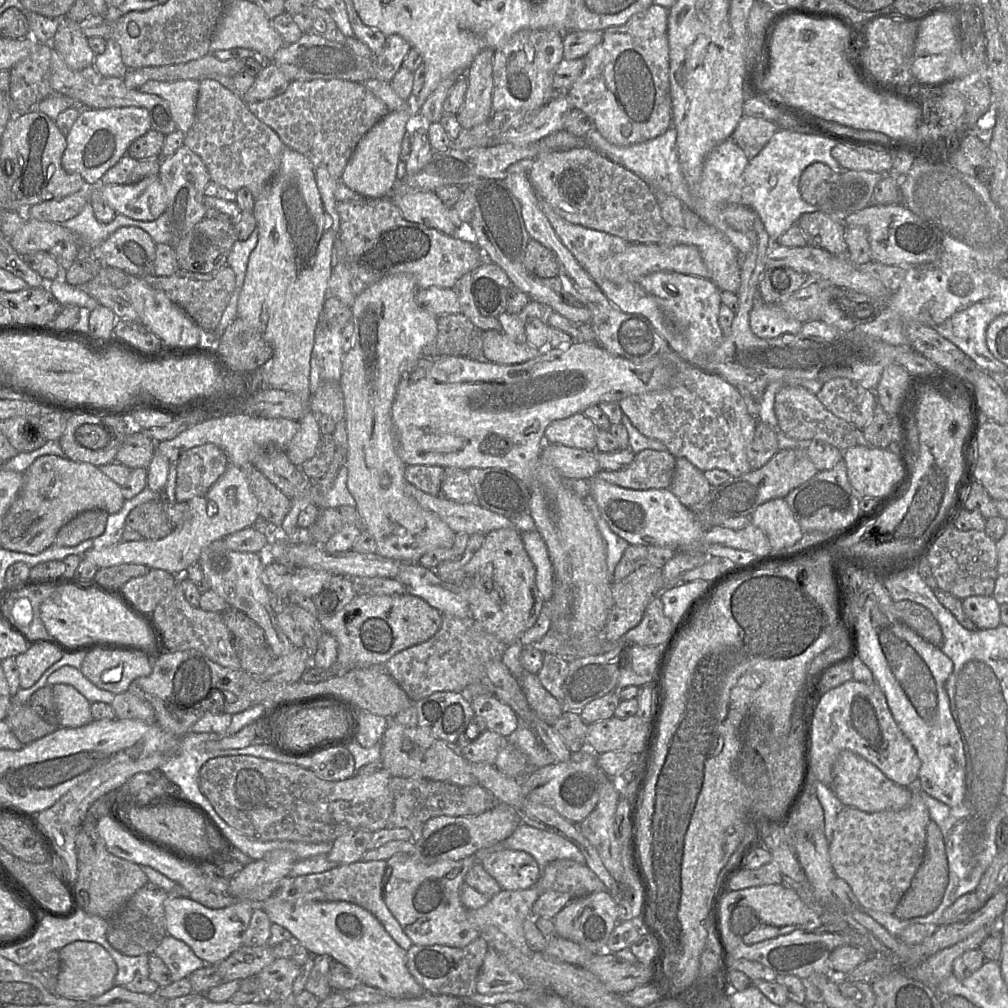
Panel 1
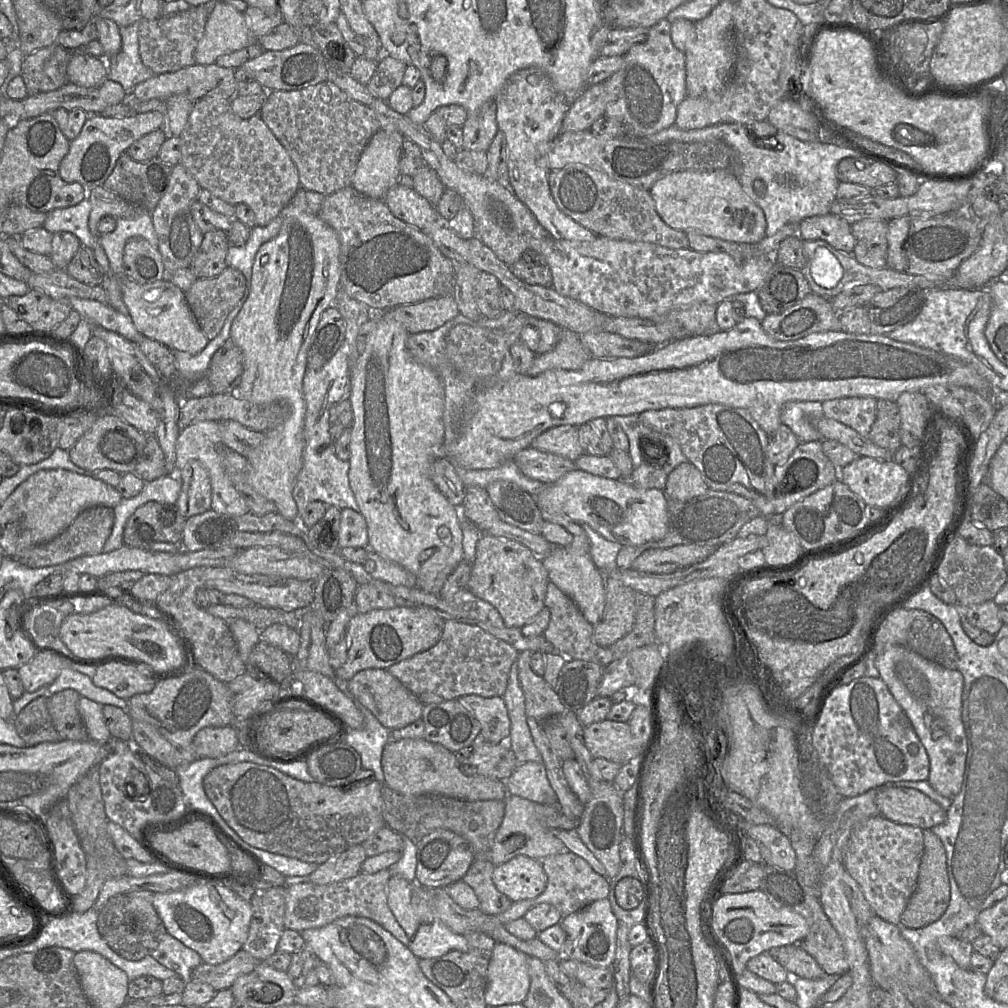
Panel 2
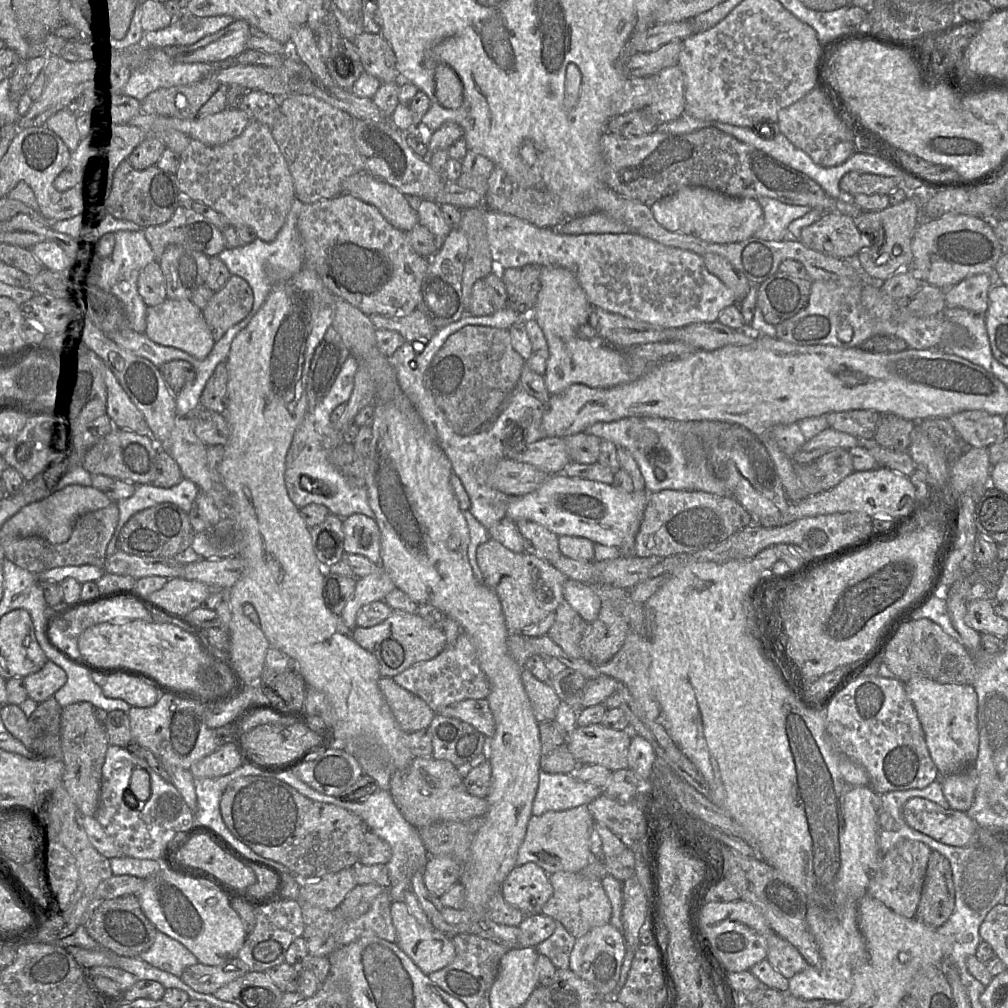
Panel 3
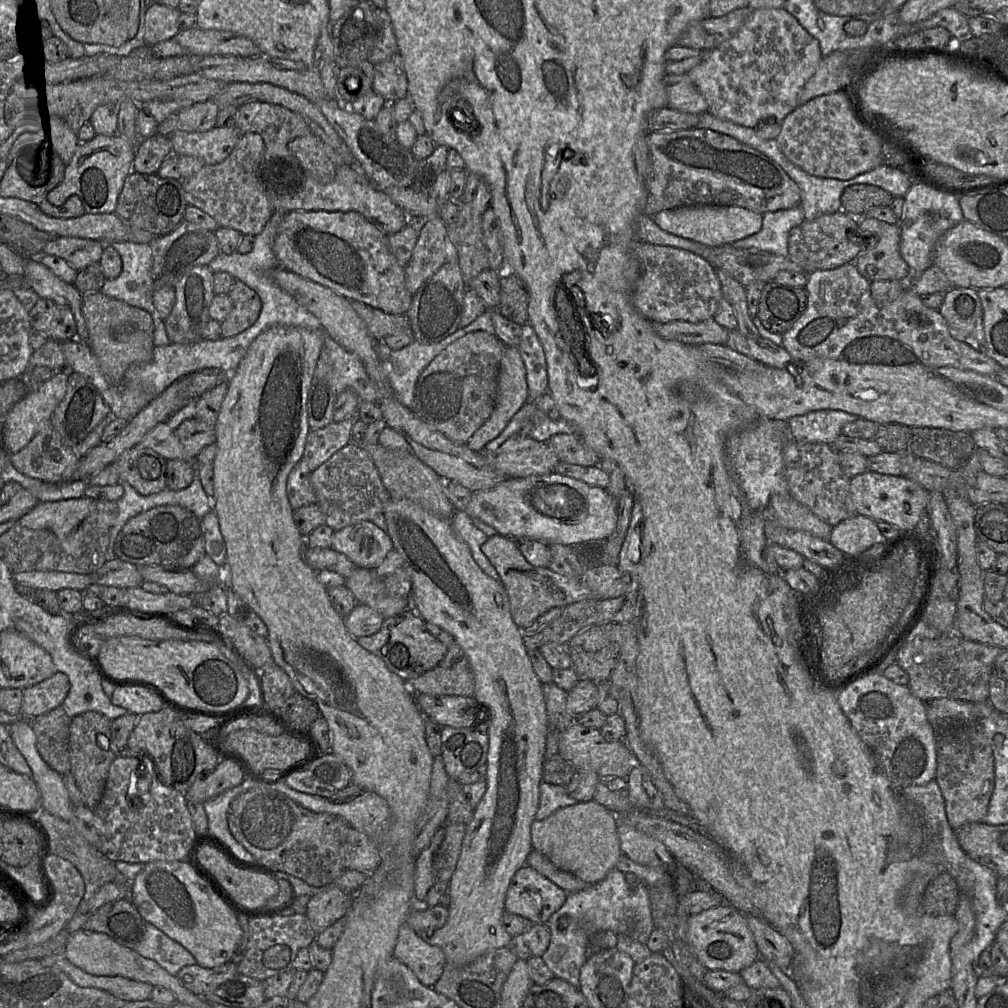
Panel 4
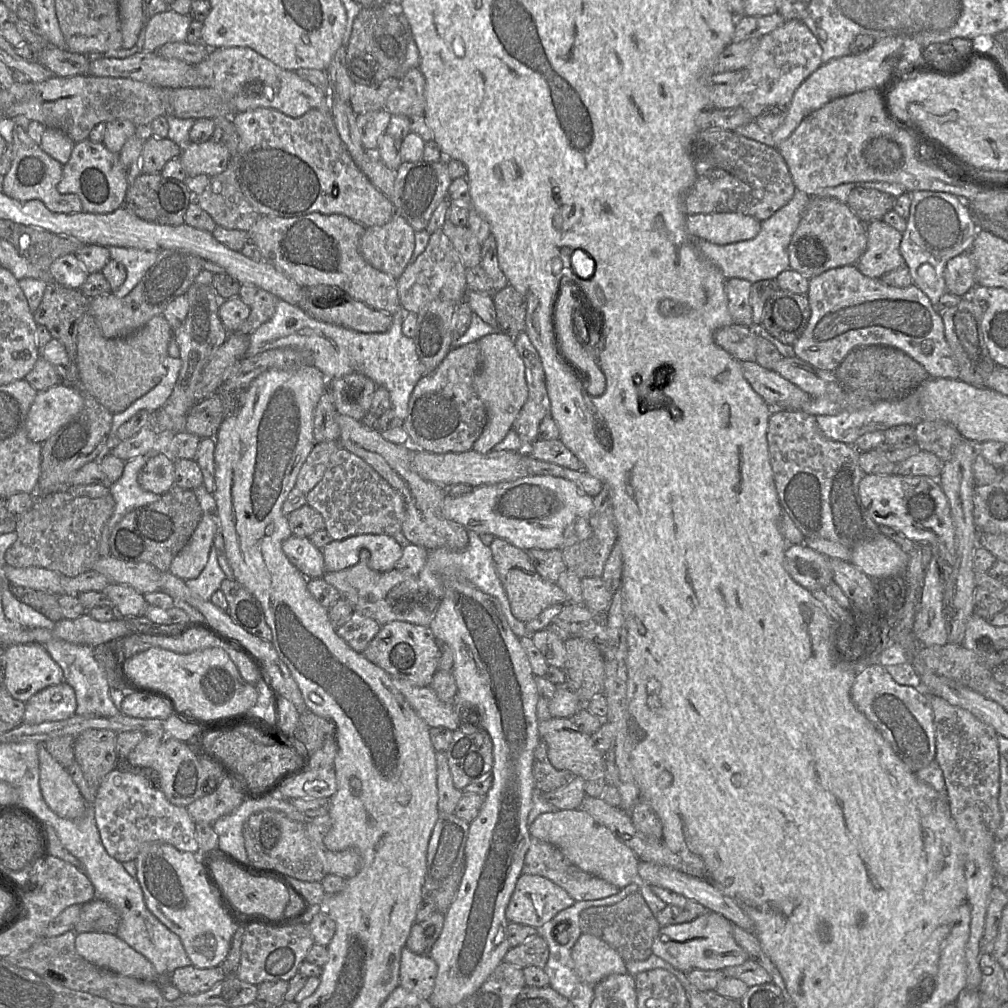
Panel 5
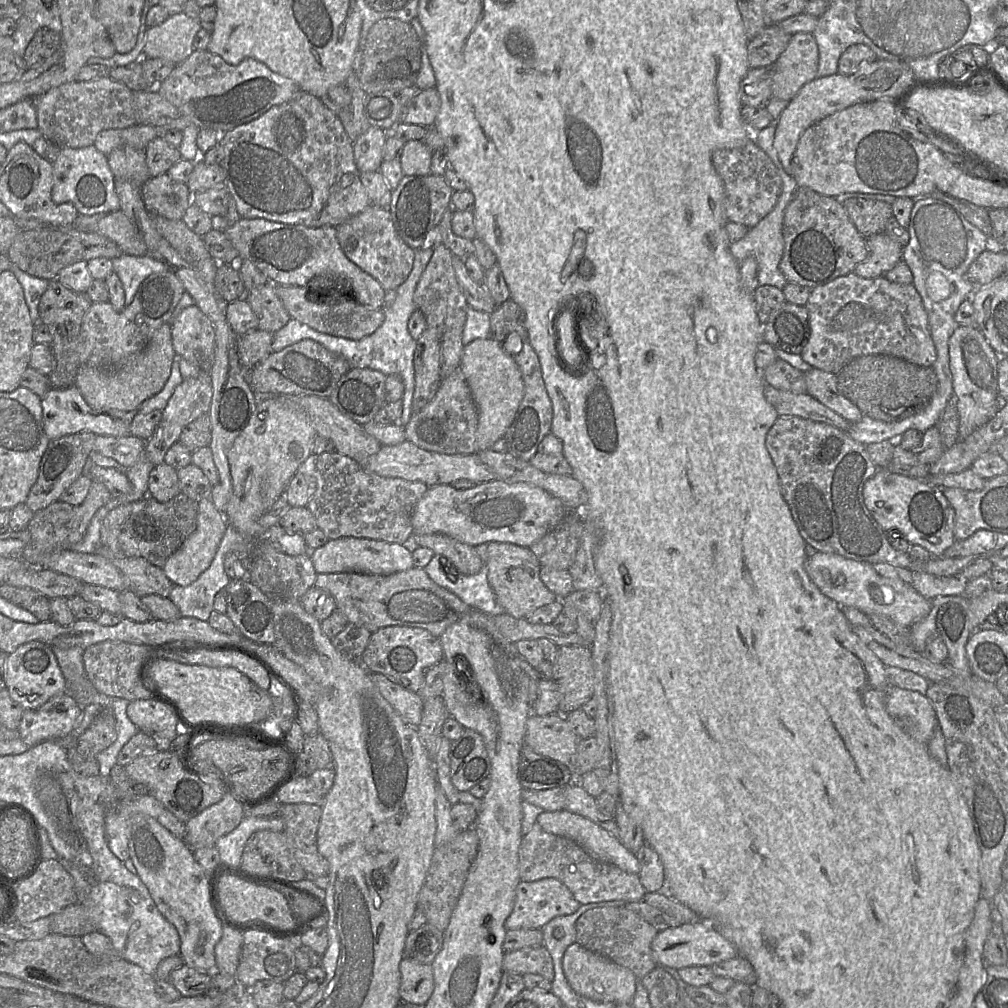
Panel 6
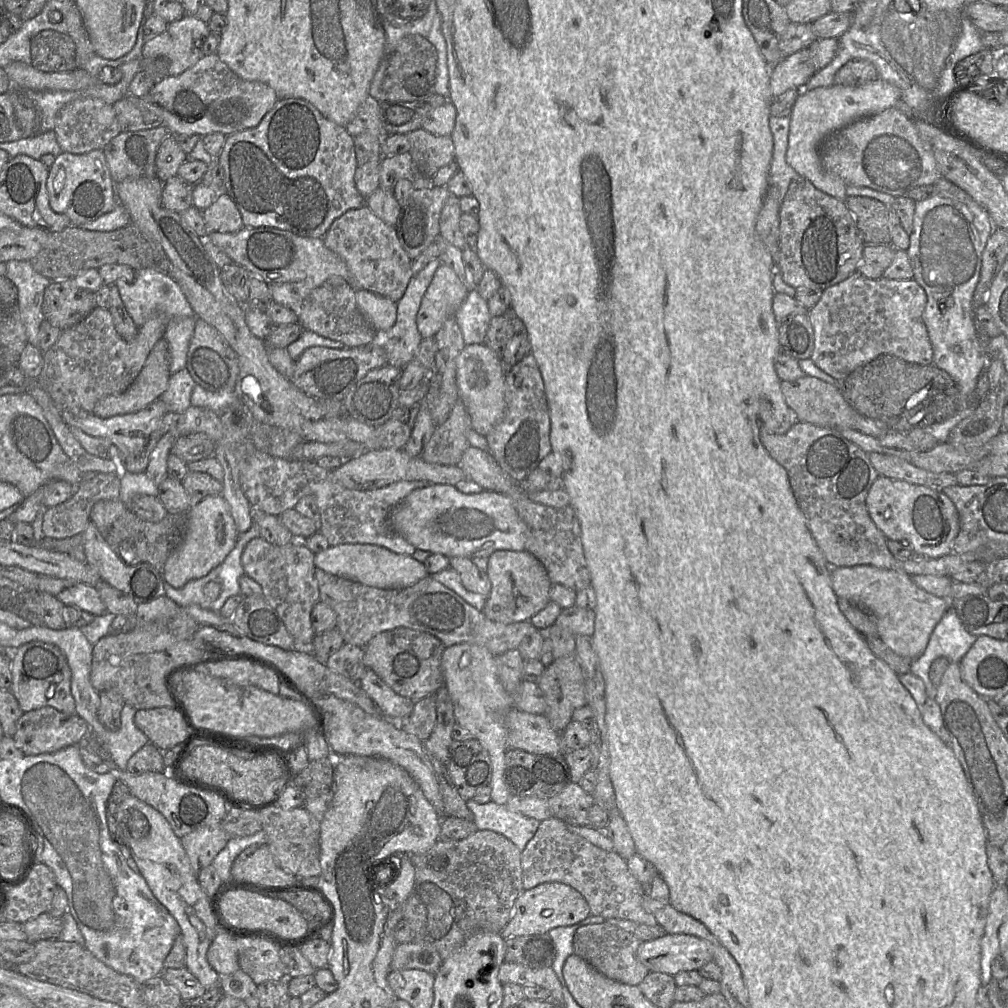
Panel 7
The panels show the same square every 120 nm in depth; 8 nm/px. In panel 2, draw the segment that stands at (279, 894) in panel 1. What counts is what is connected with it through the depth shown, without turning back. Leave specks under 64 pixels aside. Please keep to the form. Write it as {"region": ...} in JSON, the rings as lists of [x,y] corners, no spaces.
{"region":[[[384,869],[374,874],[360,872],[352,878],[325,885],[309,881],[286,884],[284,926],[286,929],[302,932],[310,928],[323,927],[341,917],[359,916],[375,921],[408,946],[406,932],[397,922],[387,903],[387,884],[390,877],[390,870]]]}

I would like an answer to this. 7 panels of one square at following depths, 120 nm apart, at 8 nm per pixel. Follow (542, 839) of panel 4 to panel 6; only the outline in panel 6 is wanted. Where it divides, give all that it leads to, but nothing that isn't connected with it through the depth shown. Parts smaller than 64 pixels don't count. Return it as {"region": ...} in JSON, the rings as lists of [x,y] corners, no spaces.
{"region":[[[567,810],[555,812],[545,811],[538,815],[536,823],[548,833],[565,837],[576,842],[596,860],[613,864],[627,873],[638,874],[640,871],[640,864],[636,855],[630,852],[618,838],[614,837],[588,818]]]}

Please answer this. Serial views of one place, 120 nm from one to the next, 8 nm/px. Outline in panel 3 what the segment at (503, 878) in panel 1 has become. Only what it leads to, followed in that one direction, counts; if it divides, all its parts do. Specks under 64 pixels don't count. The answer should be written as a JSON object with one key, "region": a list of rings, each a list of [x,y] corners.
{"region":[[[533,862],[516,865],[500,887],[504,900],[525,915],[540,913],[551,898],[553,887],[549,874]]]}

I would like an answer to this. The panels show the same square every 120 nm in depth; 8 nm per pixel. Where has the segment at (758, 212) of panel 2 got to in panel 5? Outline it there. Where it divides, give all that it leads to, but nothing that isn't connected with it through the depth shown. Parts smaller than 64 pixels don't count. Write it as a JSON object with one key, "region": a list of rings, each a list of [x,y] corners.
{"region":[[[735,212],[698,213],[687,215],[686,229],[696,239],[726,245],[756,237],[761,221]]]}

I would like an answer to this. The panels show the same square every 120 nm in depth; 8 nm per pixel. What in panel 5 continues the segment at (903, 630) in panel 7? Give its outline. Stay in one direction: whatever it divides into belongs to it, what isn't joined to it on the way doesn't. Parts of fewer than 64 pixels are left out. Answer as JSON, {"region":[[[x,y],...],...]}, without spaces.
{"region":[[[804,544],[788,545],[784,568],[802,587],[813,591],[824,589],[833,581],[830,557]]]}

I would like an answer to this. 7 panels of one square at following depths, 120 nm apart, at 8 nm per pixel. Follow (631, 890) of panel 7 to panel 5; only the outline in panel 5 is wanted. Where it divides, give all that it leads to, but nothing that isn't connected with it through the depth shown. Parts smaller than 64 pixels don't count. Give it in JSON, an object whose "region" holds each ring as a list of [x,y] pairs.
{"region":[[[531,836],[530,846],[525,855],[522,873],[543,876],[563,888],[575,901],[606,898],[619,892],[620,888],[587,873],[571,863],[555,845]]]}

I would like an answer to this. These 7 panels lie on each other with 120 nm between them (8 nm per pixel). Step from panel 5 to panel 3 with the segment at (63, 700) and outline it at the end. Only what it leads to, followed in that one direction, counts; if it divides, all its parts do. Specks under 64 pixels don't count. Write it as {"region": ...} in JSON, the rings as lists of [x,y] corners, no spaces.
{"region":[[[48,660],[38,672],[23,678],[27,695],[37,703],[56,699],[67,684],[67,674],[54,662]]]}

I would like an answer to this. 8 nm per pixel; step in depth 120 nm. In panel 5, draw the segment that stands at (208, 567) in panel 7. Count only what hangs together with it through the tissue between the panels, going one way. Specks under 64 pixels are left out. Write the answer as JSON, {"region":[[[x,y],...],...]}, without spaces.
{"region":[[[203,514],[190,540],[171,562],[168,572],[182,580],[197,578],[207,564],[217,532],[217,514]]]}

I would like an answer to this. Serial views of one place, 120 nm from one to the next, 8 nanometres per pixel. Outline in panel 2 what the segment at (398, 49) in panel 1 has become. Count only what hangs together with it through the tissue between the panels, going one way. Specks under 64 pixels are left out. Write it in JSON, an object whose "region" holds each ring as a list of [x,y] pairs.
{"region":[[[384,55],[377,63],[375,73],[367,88],[375,99],[388,100],[393,91],[402,84],[406,65],[391,56]]]}

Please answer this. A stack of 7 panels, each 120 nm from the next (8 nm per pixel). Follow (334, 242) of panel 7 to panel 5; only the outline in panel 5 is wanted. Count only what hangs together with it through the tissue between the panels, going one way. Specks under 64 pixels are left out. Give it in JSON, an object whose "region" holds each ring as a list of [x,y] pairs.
{"region":[[[398,214],[384,225],[366,227],[359,251],[371,266],[398,279],[414,251],[415,231]]]}

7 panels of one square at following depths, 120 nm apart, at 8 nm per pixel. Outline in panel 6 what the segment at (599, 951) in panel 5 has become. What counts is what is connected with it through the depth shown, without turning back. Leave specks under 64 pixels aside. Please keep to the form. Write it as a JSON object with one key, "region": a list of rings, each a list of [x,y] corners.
{"region":[[[576,942],[565,950],[562,968],[568,984],[580,996],[596,1002],[632,1004],[636,991],[636,976],[628,968],[589,951]]]}

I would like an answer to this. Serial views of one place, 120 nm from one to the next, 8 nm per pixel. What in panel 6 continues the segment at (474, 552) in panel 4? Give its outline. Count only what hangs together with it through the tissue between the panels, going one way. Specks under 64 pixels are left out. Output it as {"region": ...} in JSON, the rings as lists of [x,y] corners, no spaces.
{"region":[[[434,555],[424,571],[433,582],[455,594],[470,608],[491,616],[505,614],[488,583],[485,562],[477,574],[463,575],[458,573],[445,558]]]}

